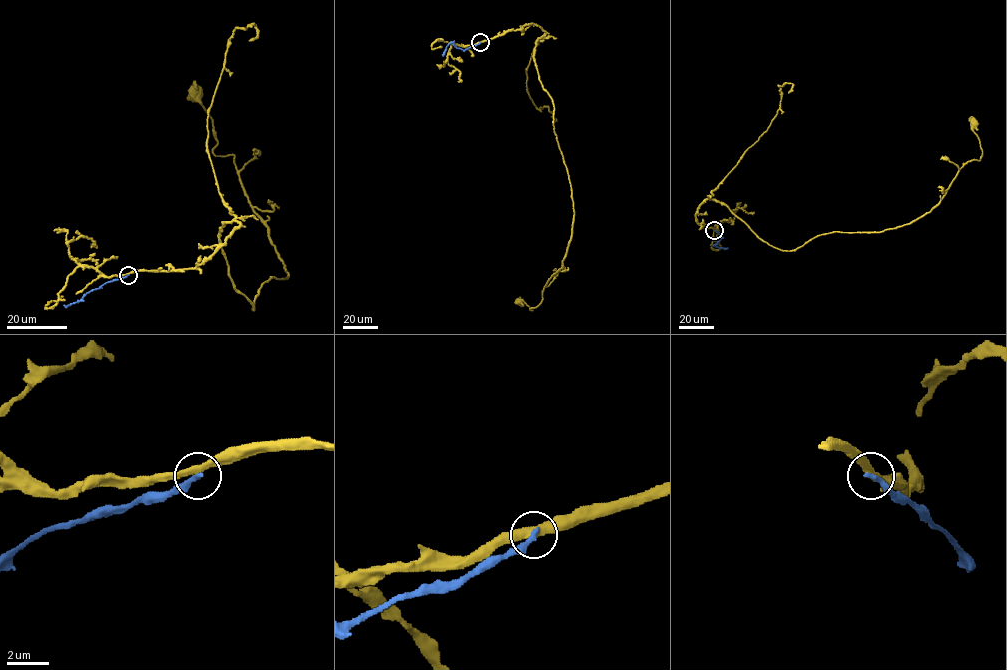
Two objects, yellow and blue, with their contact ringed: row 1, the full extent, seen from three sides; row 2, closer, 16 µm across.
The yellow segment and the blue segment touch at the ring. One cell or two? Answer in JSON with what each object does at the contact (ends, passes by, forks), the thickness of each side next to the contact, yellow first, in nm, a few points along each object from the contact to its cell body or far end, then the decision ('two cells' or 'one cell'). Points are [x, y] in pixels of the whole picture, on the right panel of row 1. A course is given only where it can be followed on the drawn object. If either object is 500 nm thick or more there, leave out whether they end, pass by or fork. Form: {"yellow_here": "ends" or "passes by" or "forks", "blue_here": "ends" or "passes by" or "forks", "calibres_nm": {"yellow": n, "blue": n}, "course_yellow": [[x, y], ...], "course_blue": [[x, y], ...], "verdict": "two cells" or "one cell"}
{"yellow_here": "passes by", "blue_here": "ends", "calibres_nm": {"yellow": 360, "blue": 280}, "course_yellow": [[714, 230], [697, 222], [707, 198], [783, 250], [835, 231], [909, 224], [980, 160], [973, 125]], "course_blue": [[714, 230], [722, 236], [715, 245], [728, 248]], "verdict": "two cells"}

